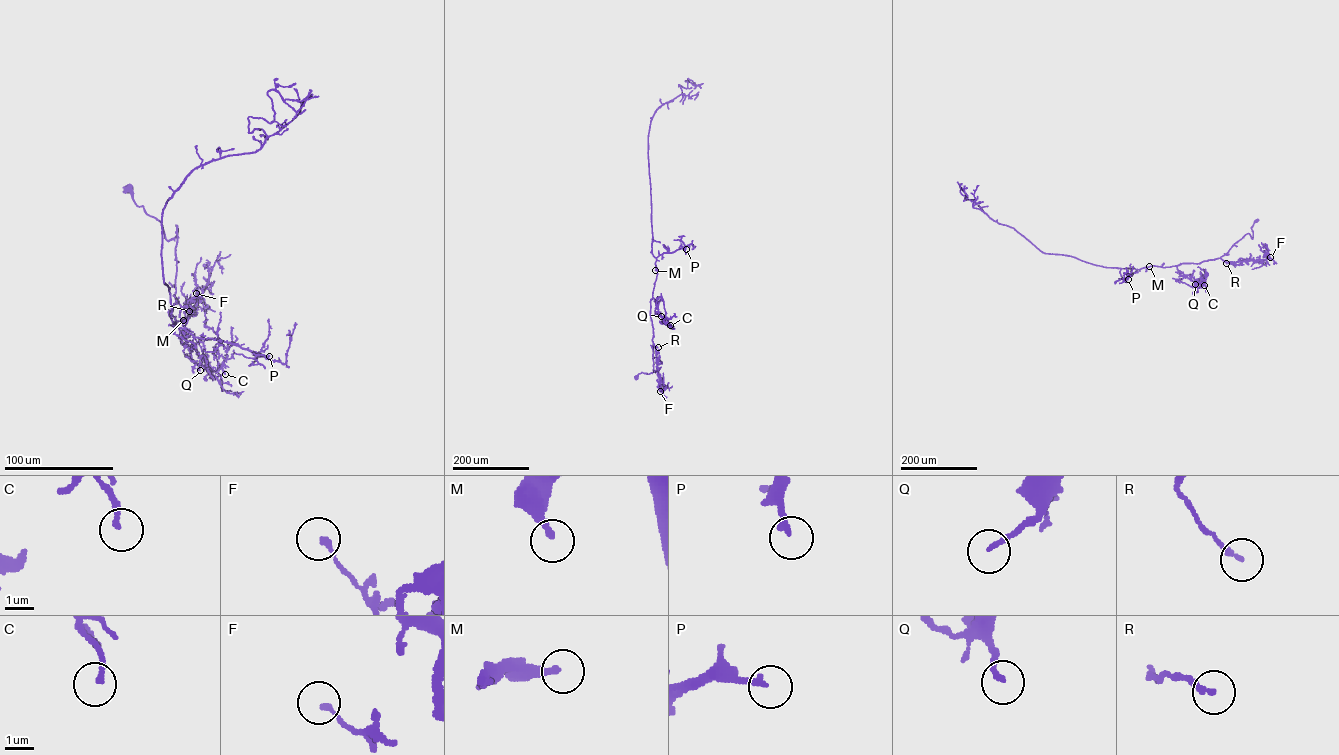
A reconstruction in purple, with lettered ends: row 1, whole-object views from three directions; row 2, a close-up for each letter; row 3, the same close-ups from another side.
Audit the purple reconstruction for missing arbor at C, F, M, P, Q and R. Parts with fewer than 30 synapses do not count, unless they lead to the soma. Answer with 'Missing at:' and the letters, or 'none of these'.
Missing at: none of these

